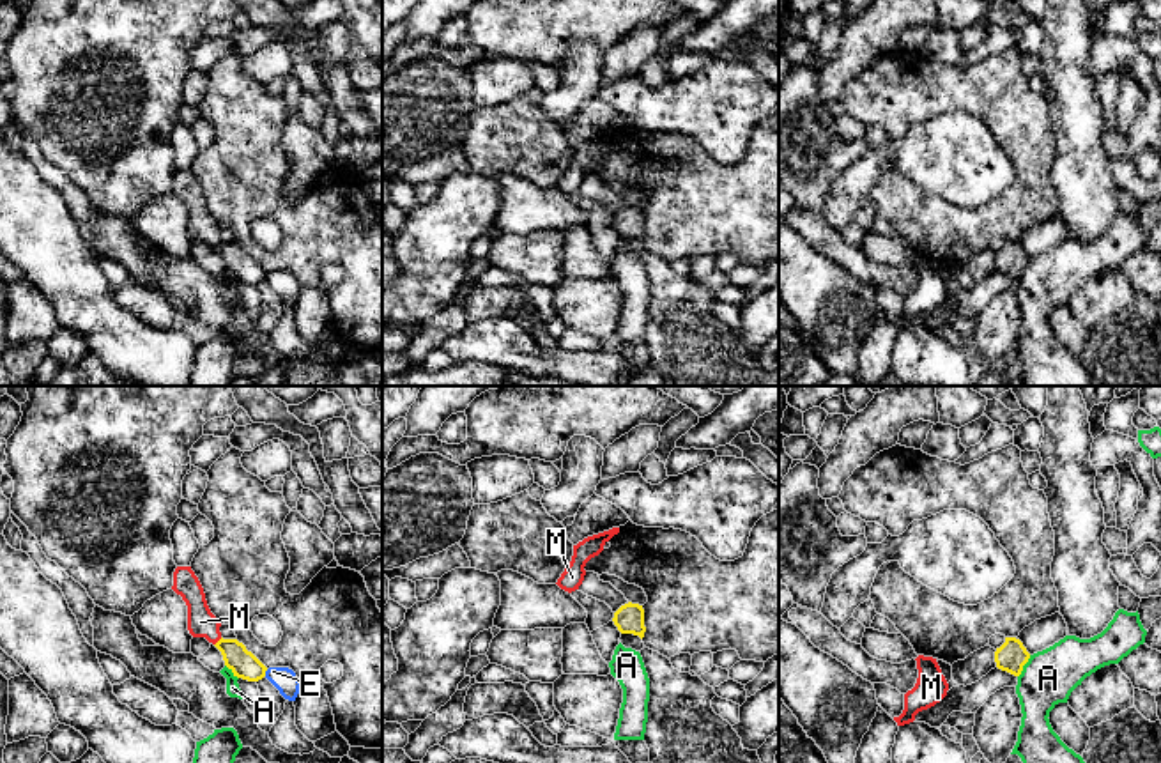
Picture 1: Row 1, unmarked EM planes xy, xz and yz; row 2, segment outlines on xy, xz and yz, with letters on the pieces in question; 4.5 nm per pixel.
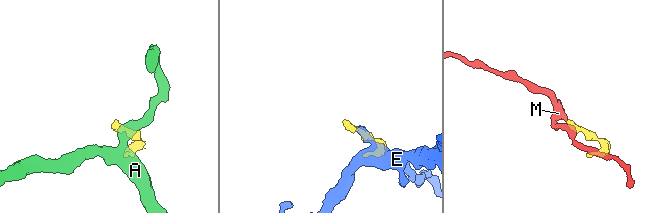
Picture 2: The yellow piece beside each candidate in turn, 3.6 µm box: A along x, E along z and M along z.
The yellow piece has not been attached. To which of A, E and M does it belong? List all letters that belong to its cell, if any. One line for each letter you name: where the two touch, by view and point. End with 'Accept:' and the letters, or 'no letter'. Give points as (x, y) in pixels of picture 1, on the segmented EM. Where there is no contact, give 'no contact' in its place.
M: xy (218, 641)
Accept: M

